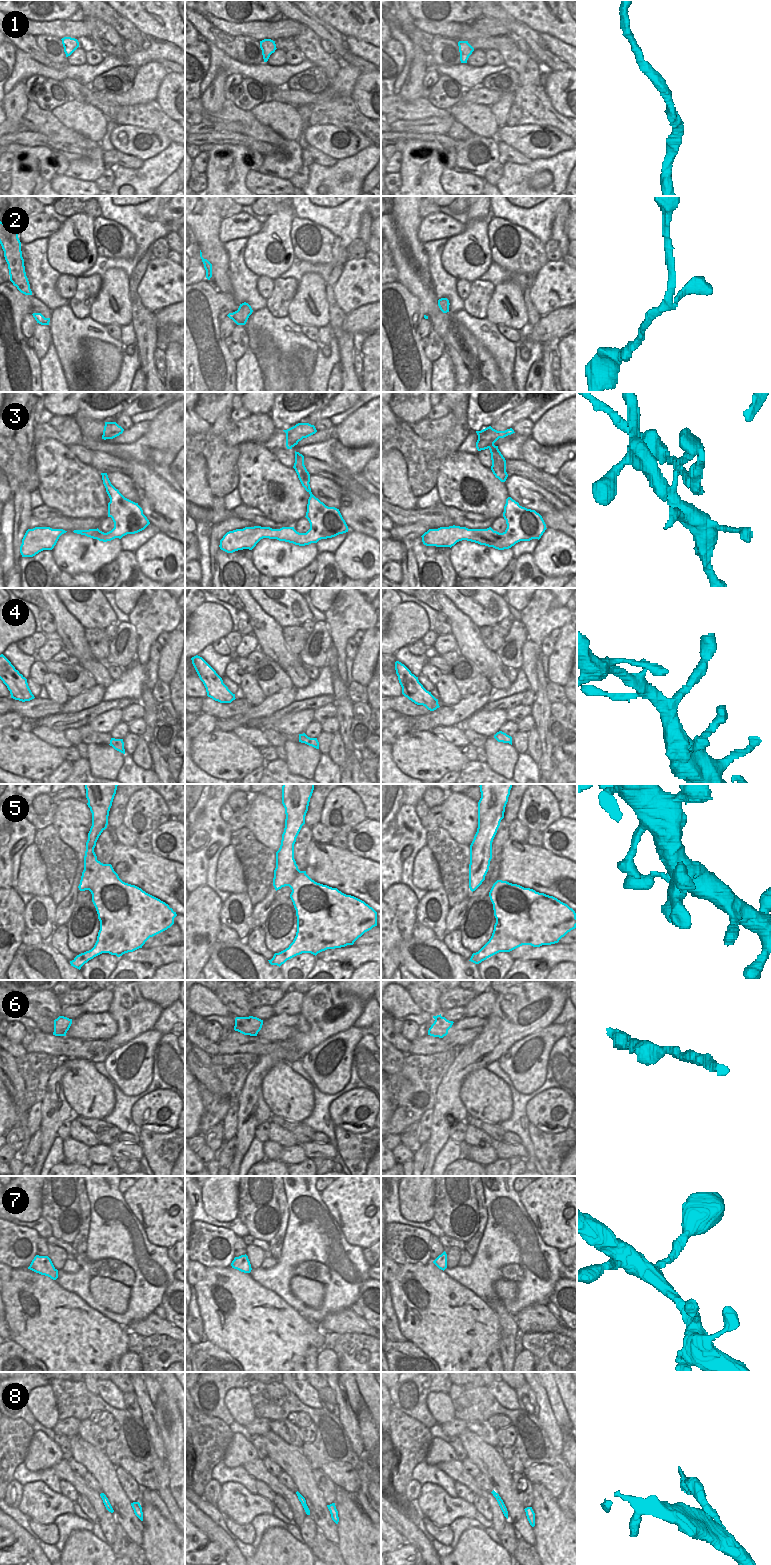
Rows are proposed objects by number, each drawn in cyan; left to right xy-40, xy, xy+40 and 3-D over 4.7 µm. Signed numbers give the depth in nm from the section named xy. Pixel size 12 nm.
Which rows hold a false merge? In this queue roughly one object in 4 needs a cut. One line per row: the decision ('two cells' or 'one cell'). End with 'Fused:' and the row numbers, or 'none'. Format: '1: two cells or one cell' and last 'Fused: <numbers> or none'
1: two cells
2: one cell
3: two cells
4: one cell
5: one cell
6: one cell
7: one cell
8: one cell
Fused: 1, 3

